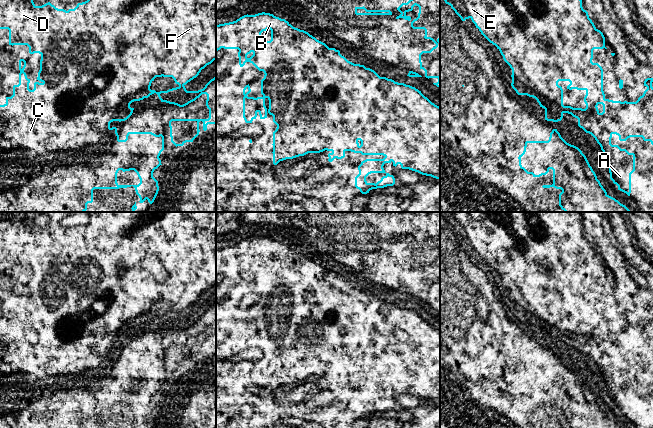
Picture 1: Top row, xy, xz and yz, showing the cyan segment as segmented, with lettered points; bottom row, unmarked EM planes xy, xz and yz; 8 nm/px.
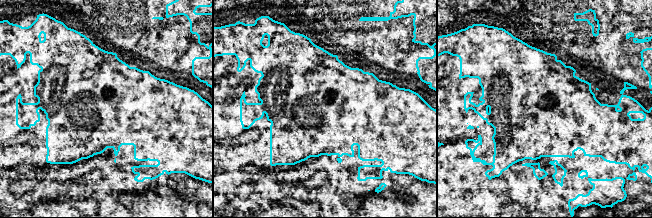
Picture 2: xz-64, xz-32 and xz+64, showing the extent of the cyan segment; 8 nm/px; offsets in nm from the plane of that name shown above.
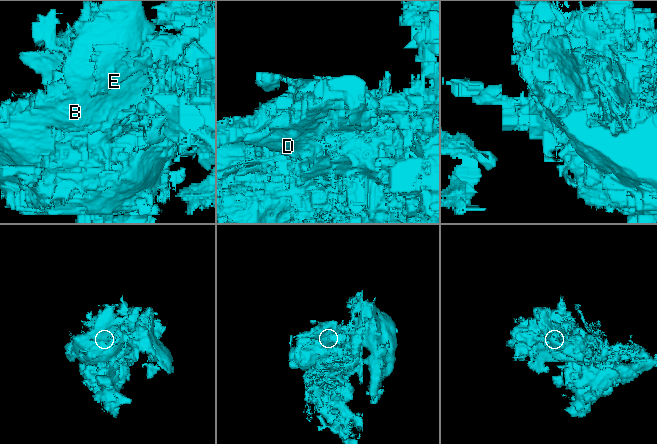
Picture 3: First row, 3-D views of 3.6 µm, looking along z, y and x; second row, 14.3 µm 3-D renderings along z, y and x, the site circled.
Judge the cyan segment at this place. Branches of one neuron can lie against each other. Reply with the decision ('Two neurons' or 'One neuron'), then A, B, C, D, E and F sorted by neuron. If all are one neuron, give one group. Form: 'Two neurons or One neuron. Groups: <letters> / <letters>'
Two neurons. Groups: A B C D E / F

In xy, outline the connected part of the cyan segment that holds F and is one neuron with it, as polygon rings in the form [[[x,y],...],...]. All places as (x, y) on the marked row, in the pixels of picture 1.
[[[139,0],[136,6],[131,10],[129,14],[123,16],[123,20],[120,23],[116,23],[113,29],[113,64],[120,65],[124,68],[126,76],[129,79],[136,80],[143,76],[157,75],[162,72],[163,77],[172,77],[176,84],[184,86],[194,78],[196,78],[202,69],[216,60],[216,8],[213,11],[205,11],[201,8],[188,8],[186,4],[176,4],[175,9],[169,9],[164,6],[159,6],[156,3],[145,2]]]

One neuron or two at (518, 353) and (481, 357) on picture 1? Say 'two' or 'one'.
one

